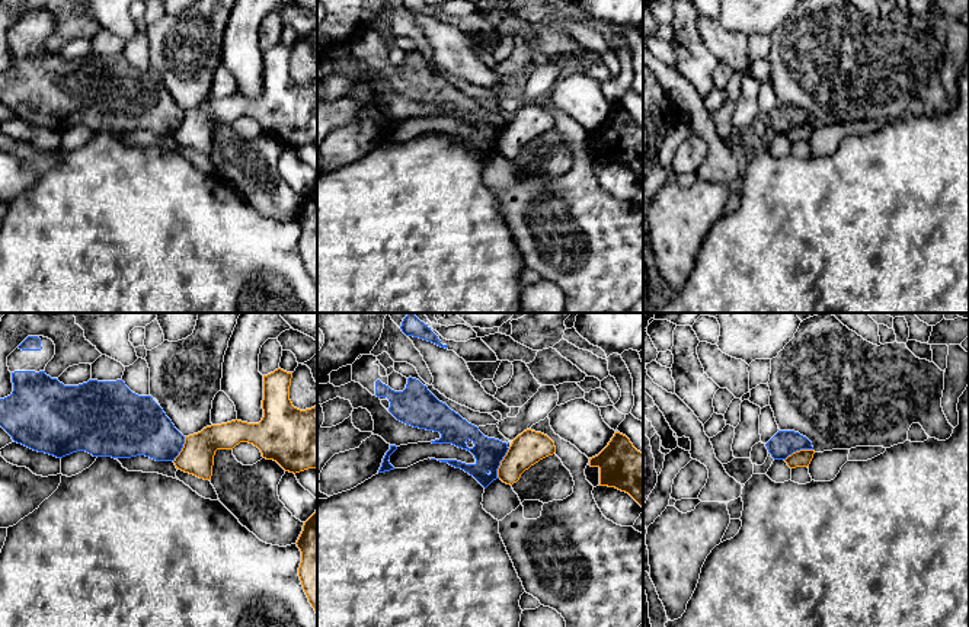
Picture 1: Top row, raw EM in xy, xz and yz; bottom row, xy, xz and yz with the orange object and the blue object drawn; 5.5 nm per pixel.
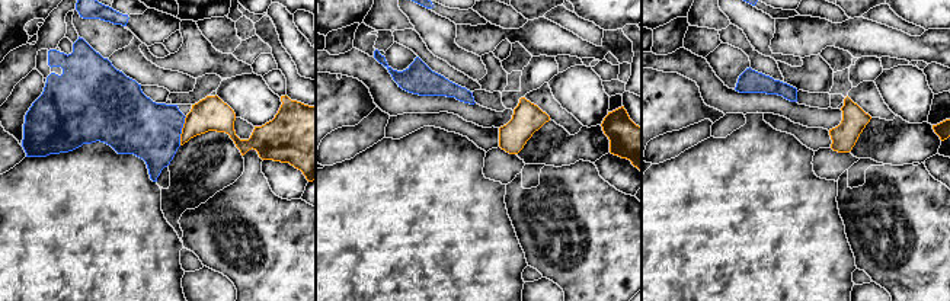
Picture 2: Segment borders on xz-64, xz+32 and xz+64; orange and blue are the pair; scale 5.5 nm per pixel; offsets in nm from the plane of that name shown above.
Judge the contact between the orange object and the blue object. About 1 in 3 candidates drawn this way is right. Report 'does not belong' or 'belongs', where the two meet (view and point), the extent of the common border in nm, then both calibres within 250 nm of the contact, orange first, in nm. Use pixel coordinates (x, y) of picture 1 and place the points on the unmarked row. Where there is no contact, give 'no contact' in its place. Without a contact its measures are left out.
does not belong; contact xz (501, 137); length 180 nm; calibres 180 and 160 nm

